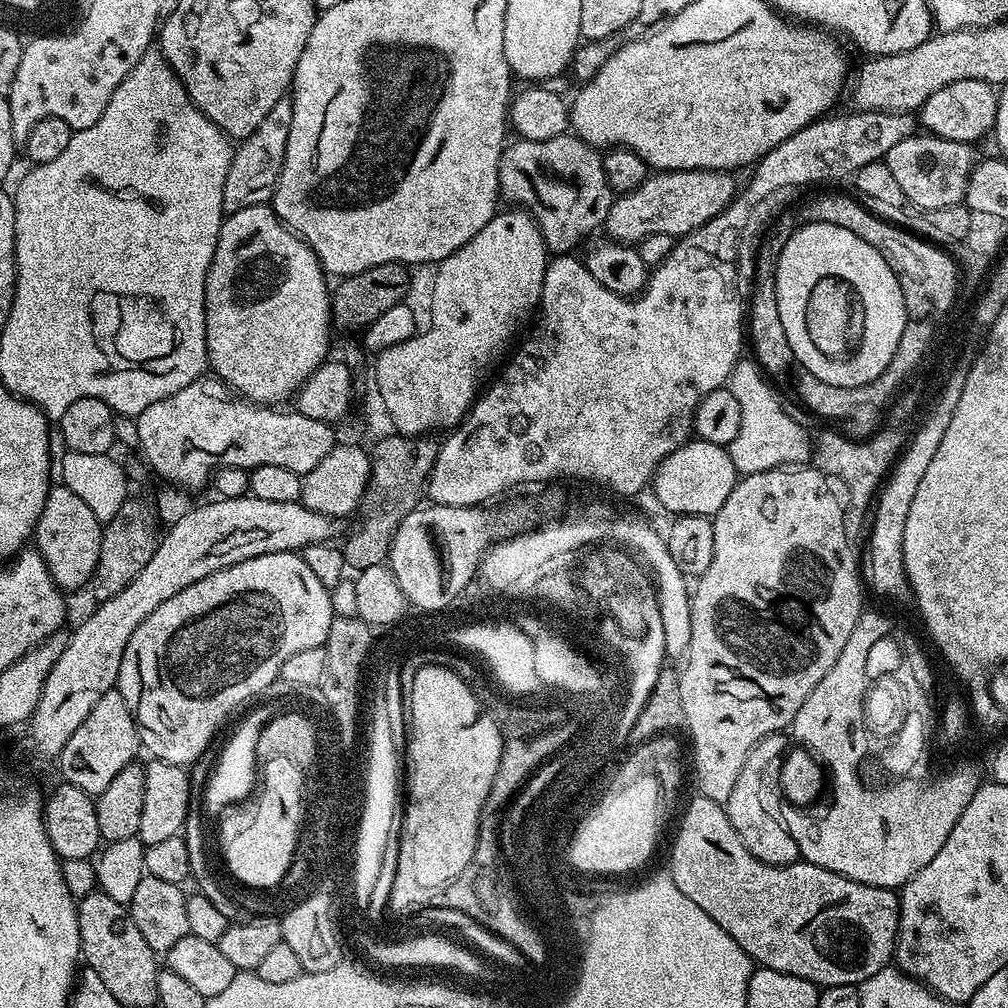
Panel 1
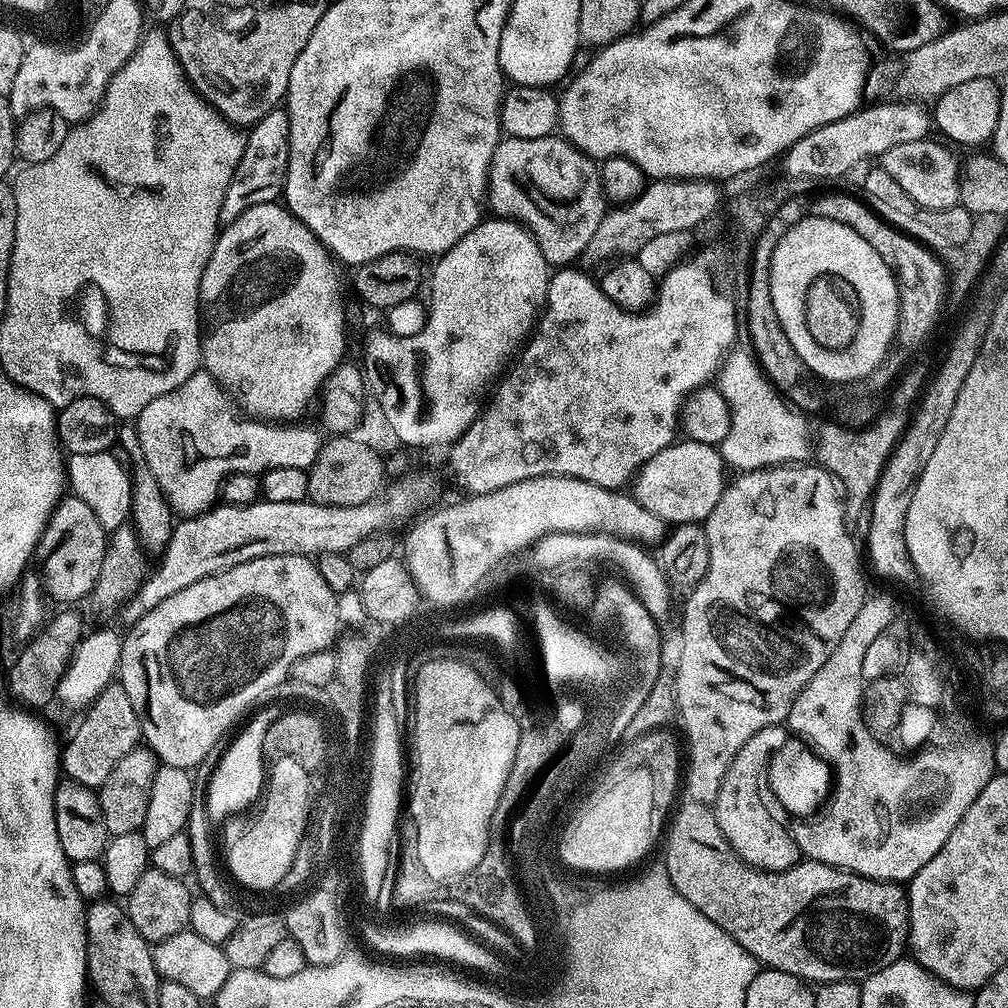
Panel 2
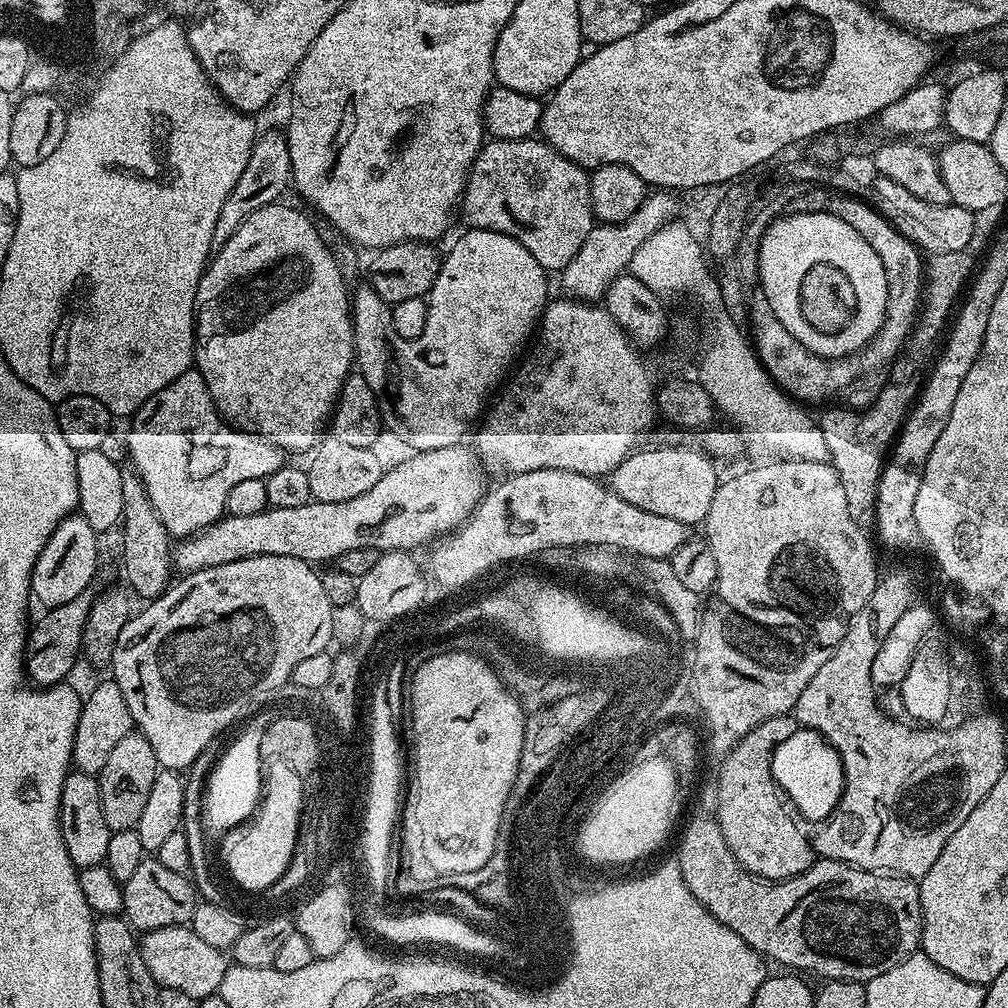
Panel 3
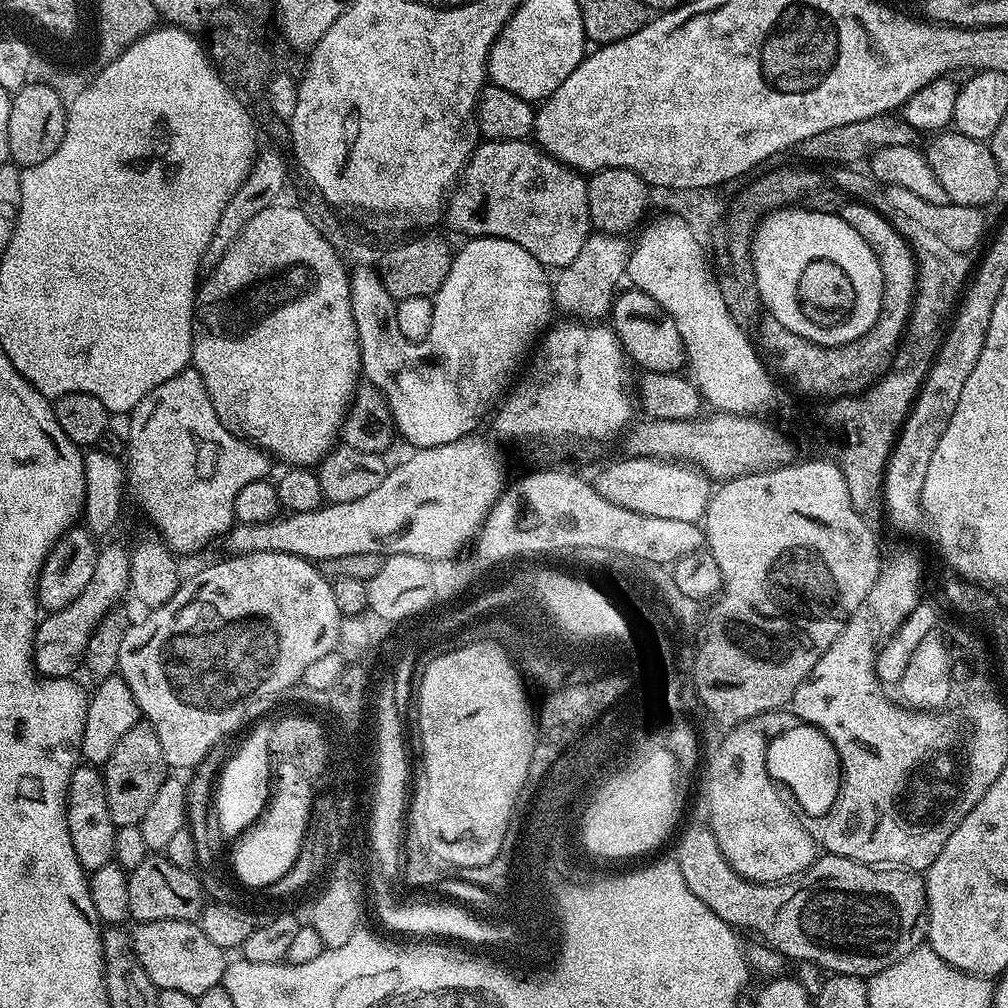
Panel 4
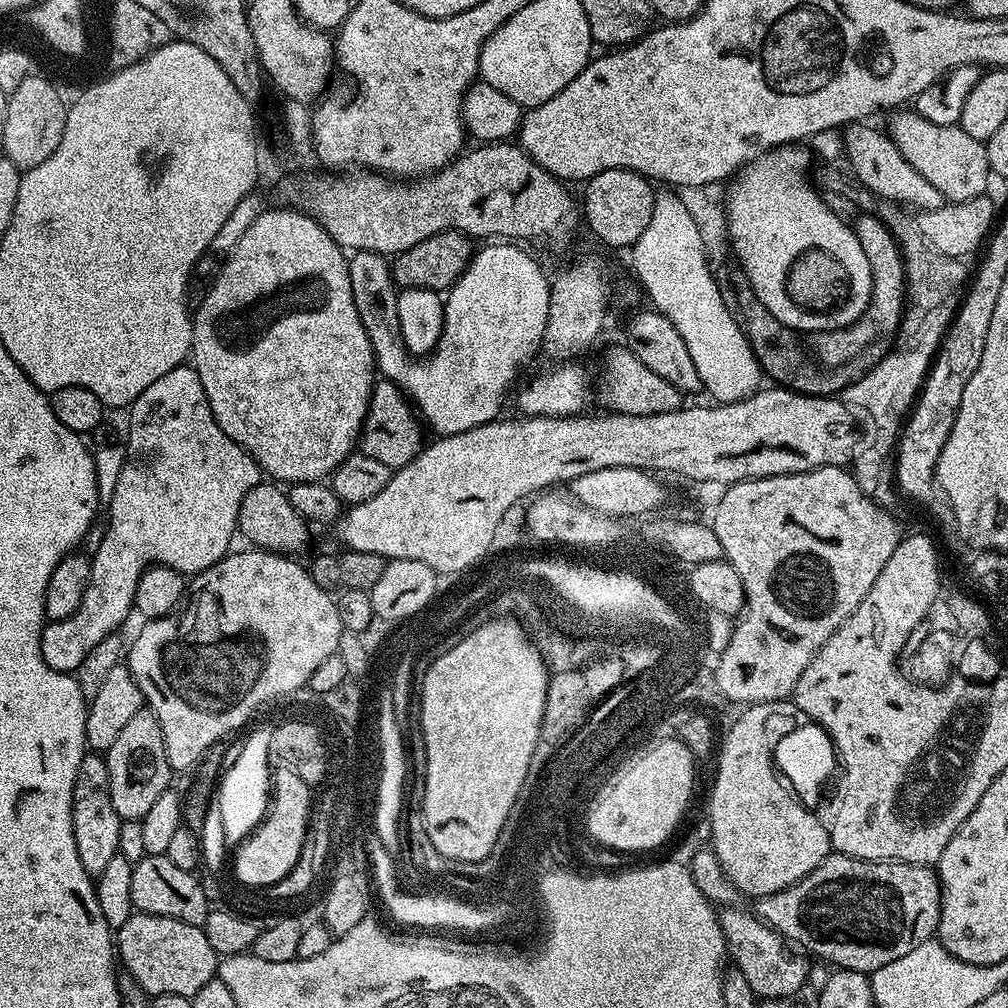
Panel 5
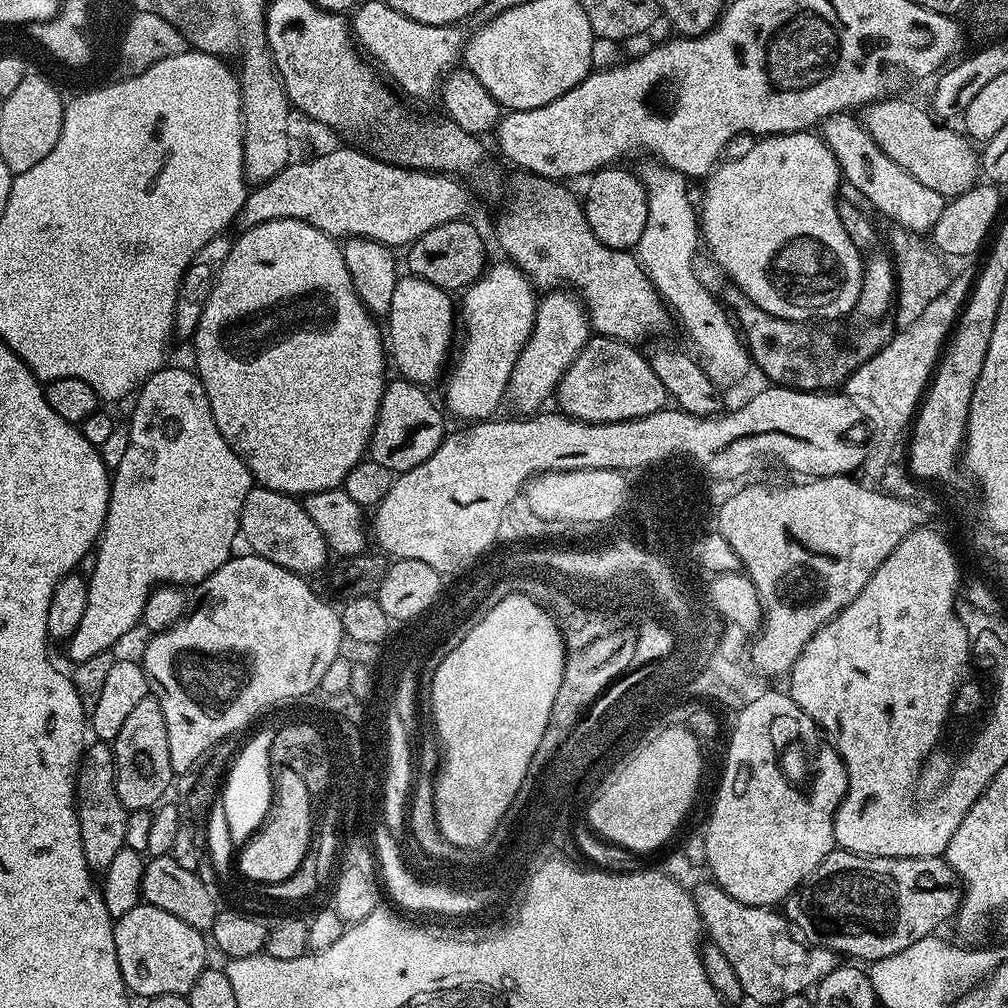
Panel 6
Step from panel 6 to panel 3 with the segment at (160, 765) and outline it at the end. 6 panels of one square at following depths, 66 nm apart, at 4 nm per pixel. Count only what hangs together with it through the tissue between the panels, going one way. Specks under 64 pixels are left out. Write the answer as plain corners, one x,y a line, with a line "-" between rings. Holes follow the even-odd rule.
139,731
129,732
114,750
110,750
110,758
106,758
106,766
98,774
100,781
100,797
106,814
106,826
114,832
130,830
136,827
138,818
142,818
142,809
150,798
150,790
154,787
154,778
161,771
156,760
154,746

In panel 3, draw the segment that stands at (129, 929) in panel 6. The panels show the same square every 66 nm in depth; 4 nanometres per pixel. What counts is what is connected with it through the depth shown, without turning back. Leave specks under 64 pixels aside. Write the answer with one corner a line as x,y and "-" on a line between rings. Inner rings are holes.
175,924
155,928
139,937
139,946
147,969
160,988
177,988
182,990
182,994
190,994
190,998
197,1002
205,996
219,993
222,978
230,967
225,953
221,949
209,946
204,939
198,938
191,926

